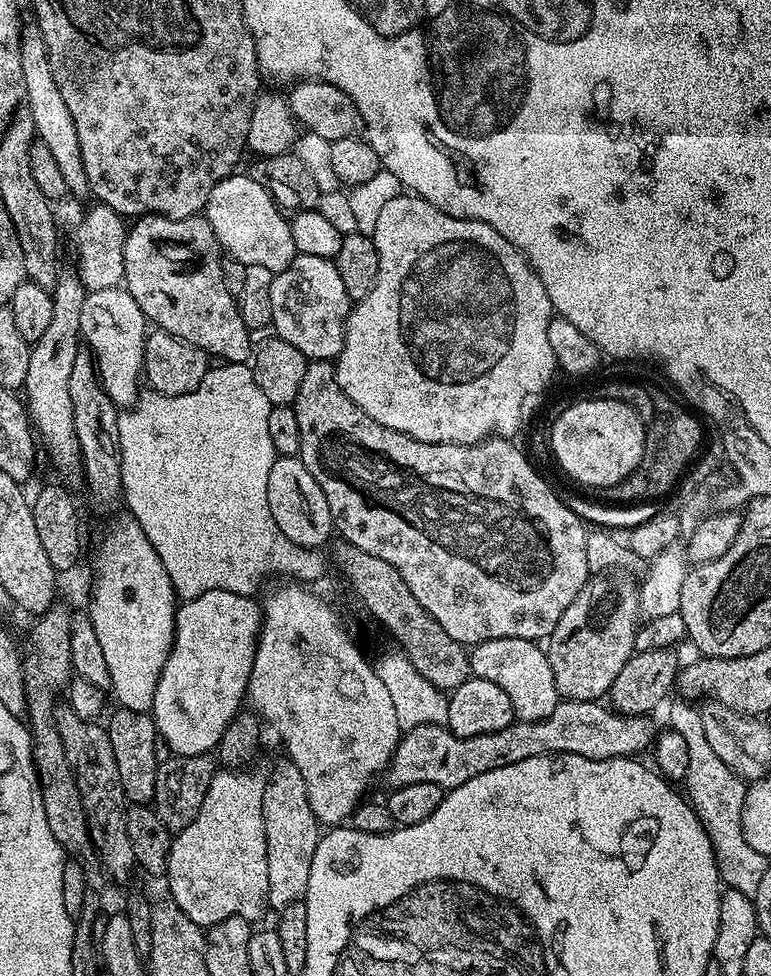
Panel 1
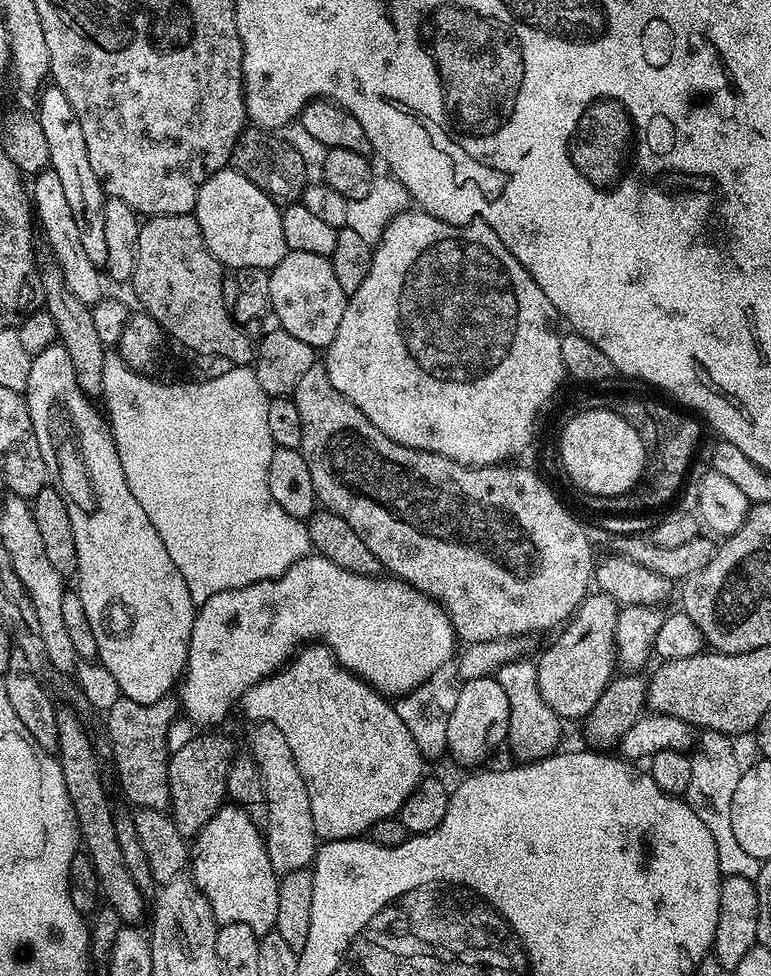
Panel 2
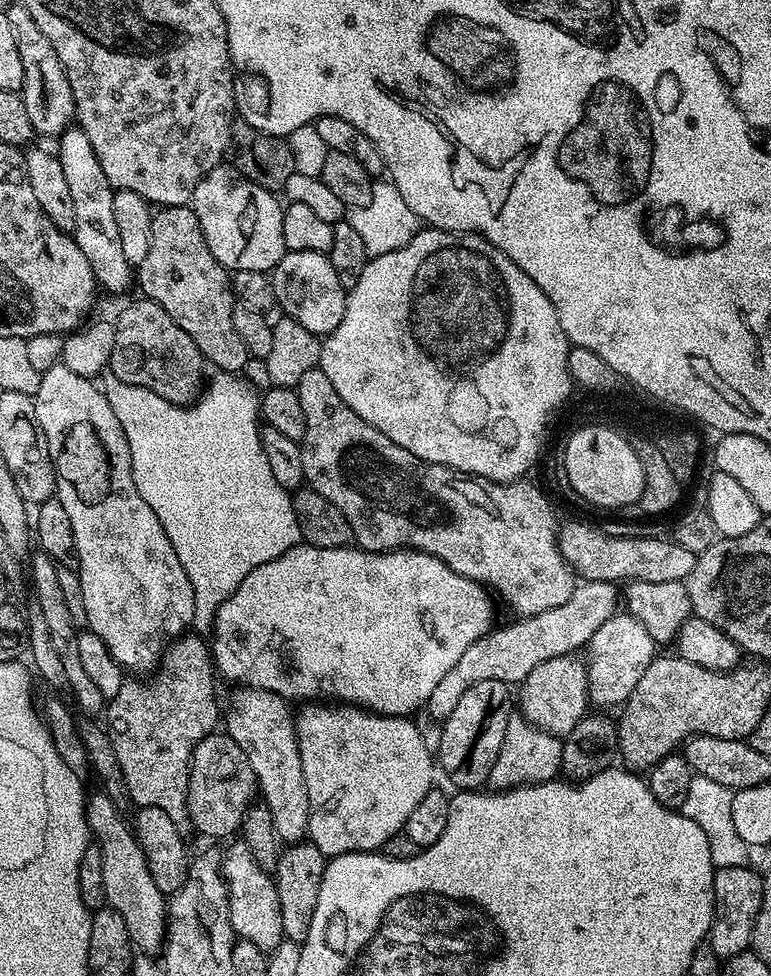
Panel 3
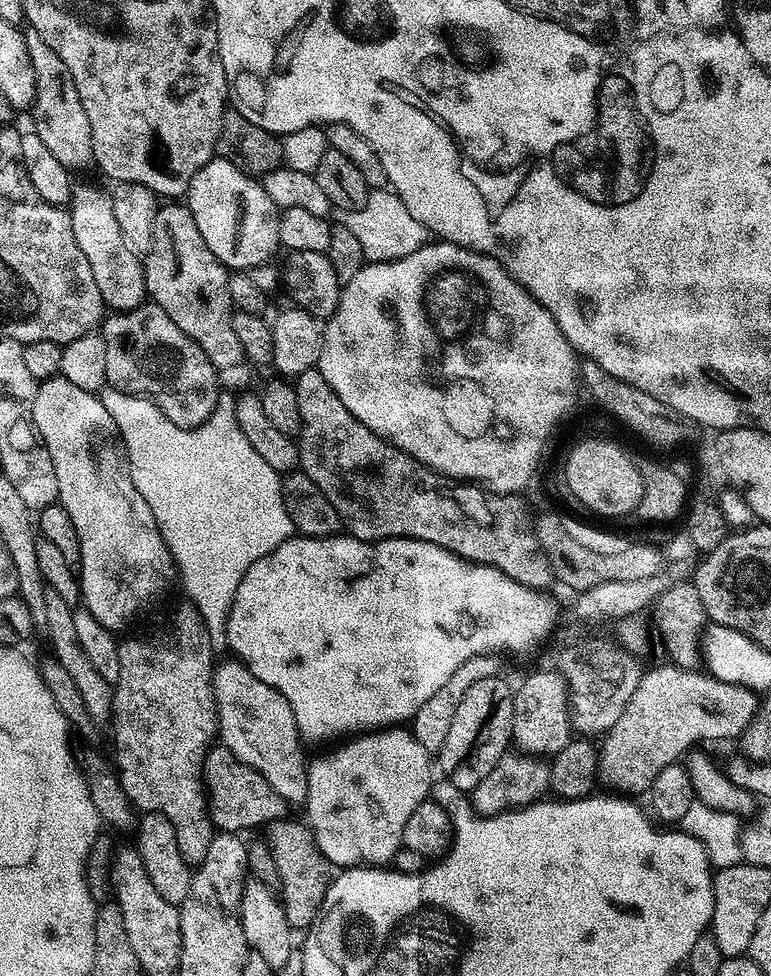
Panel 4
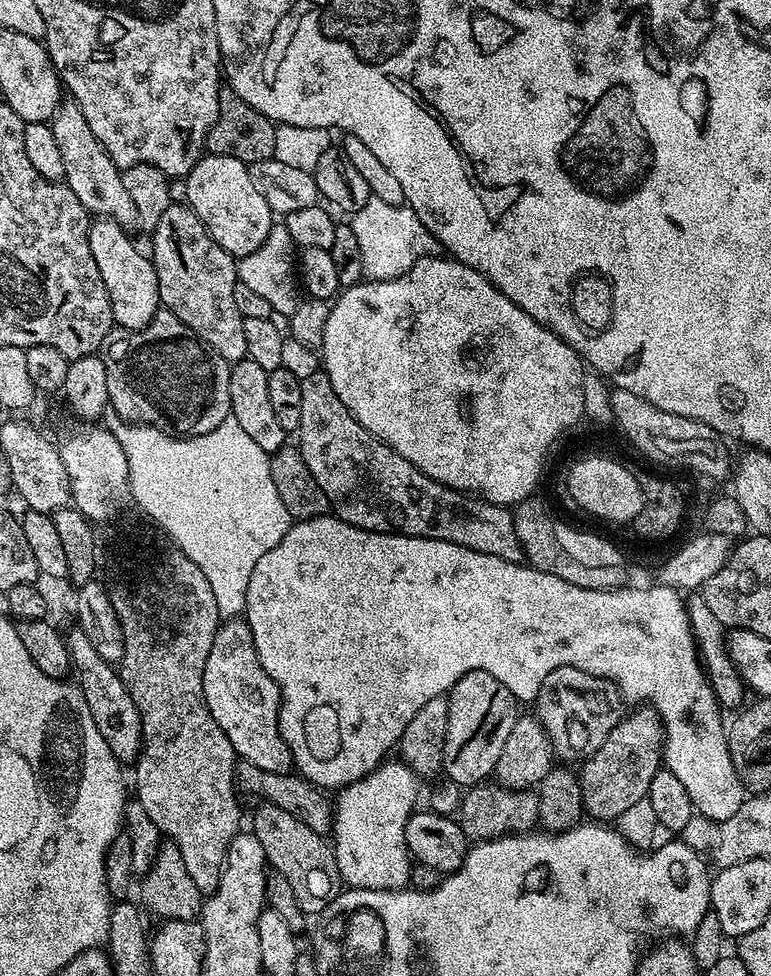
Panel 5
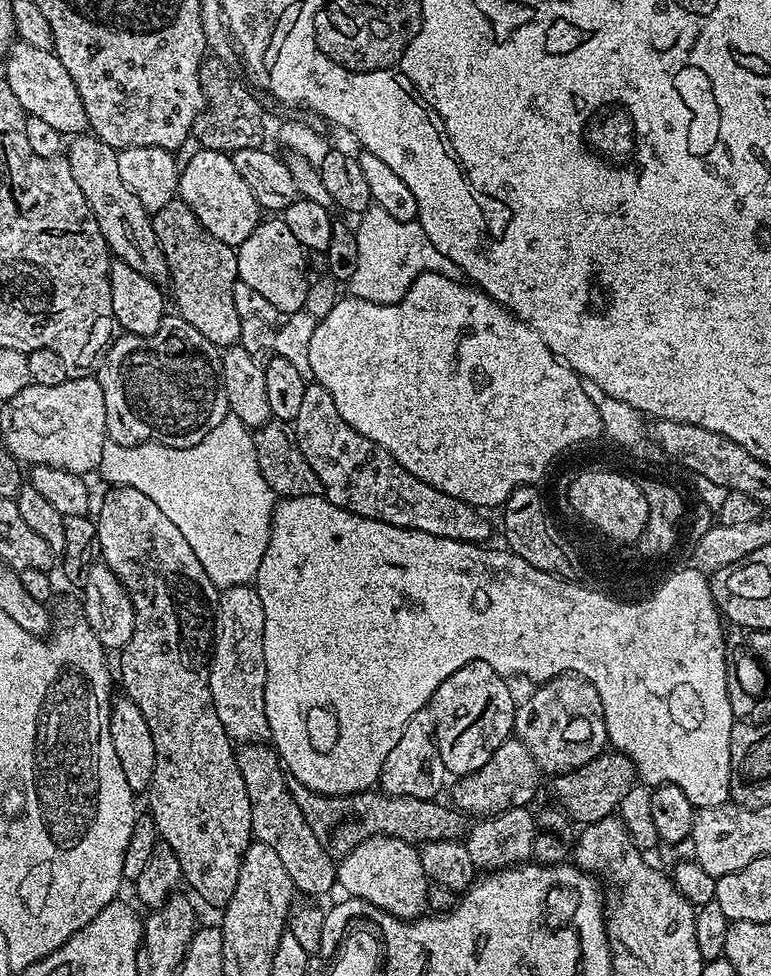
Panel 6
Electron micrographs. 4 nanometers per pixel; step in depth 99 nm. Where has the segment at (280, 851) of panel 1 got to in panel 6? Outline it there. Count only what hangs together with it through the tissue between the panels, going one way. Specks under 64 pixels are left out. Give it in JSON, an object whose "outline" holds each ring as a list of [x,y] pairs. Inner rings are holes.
{"outline":[[[243,584],[223,589],[215,601],[216,627],[210,653],[210,694],[218,722],[234,742],[263,744],[269,739],[264,713],[266,662],[264,661],[264,611],[255,587]]]}

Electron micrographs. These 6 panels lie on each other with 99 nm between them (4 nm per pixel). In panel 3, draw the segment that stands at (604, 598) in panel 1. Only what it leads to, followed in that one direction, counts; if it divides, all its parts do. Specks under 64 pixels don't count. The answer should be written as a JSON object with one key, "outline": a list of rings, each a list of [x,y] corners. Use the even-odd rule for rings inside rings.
{"outline":[[[575,655],[559,656],[550,658],[550,662],[542,662],[542,666],[534,666],[528,677],[519,685],[518,691],[518,712],[526,717],[534,726],[546,730],[550,734],[561,738],[568,736],[574,726],[589,711],[590,701],[588,698],[588,670],[583,659],[576,660]]]}

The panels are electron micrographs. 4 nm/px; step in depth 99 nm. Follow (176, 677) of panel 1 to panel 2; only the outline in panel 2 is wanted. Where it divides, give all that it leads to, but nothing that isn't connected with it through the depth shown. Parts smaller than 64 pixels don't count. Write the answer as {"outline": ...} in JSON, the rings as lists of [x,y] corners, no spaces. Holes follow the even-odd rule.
{"outline":[[[310,554],[306,558],[302,558],[294,566],[290,566],[290,570],[286,570],[286,574],[282,574],[277,580],[263,580],[262,582],[254,582],[250,586],[242,586],[238,590],[226,590],[222,594],[214,594],[214,598],[210,598],[205,604],[199,605],[194,618],[194,628],[190,634],[190,646],[188,647],[188,666],[182,677],[182,683],[179,685],[178,704],[184,712],[196,724],[220,724],[224,720],[224,715],[232,708],[232,703],[243,701],[252,687],[259,680],[265,680],[266,677],[280,671],[293,656],[296,655],[301,646],[307,646],[313,642],[325,644],[326,647],[336,655],[336,661],[341,668],[350,670],[355,676],[359,676],[361,680],[365,680],[370,687],[375,688],[377,692],[389,697],[399,698],[405,696],[406,693],[412,692],[419,688],[421,684],[427,684],[433,678],[432,675],[447,662],[448,659],[455,657],[458,652],[458,637],[454,626],[448,617],[448,609],[436,600],[432,600],[425,592],[419,592],[416,588],[411,588],[409,584],[403,580],[395,578],[387,578],[384,580],[380,576],[363,576],[362,574],[354,574],[350,570],[342,570],[342,566],[338,566],[334,562],[330,562],[325,556],[319,554]]]}

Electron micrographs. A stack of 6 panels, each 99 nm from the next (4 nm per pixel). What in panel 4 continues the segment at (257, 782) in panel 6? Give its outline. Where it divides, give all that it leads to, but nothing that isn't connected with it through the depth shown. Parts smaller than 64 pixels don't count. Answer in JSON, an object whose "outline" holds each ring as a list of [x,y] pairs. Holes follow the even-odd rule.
{"outline":[[[281,818],[267,825],[266,843],[270,854],[274,854],[274,863],[278,866],[280,887],[278,895],[284,905],[284,913],[289,924],[296,930],[307,930],[324,904],[326,890],[332,883],[333,865],[318,850],[312,829],[307,823]]]}

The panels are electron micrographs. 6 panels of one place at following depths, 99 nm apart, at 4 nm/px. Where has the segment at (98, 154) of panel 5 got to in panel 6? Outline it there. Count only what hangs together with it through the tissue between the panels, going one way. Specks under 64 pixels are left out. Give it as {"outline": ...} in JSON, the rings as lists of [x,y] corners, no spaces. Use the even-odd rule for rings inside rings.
{"outline":[[[76,134],[69,140],[72,141],[69,144],[67,141],[66,159],[70,172],[74,174],[74,182],[78,182],[78,190],[82,190],[86,202],[92,208],[109,253],[117,261],[134,266],[134,270],[138,270],[138,274],[144,278],[150,278],[150,282],[167,285],[168,267],[160,245],[156,243],[152,216],[142,206],[142,202],[138,202],[138,198],[126,190],[126,182],[122,182],[118,171],[117,149],[91,134]]]}

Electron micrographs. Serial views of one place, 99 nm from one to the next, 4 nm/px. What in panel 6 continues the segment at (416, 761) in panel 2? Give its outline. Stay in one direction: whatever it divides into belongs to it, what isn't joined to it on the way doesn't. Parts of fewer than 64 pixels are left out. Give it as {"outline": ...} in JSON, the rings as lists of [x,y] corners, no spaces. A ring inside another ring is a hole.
{"outline":[[[369,836],[357,844],[347,856],[336,865],[336,883],[354,900],[370,902],[378,908],[397,916],[399,920],[415,920],[425,915],[427,909],[427,888],[430,883],[422,870],[420,853],[413,845],[393,836]]]}

